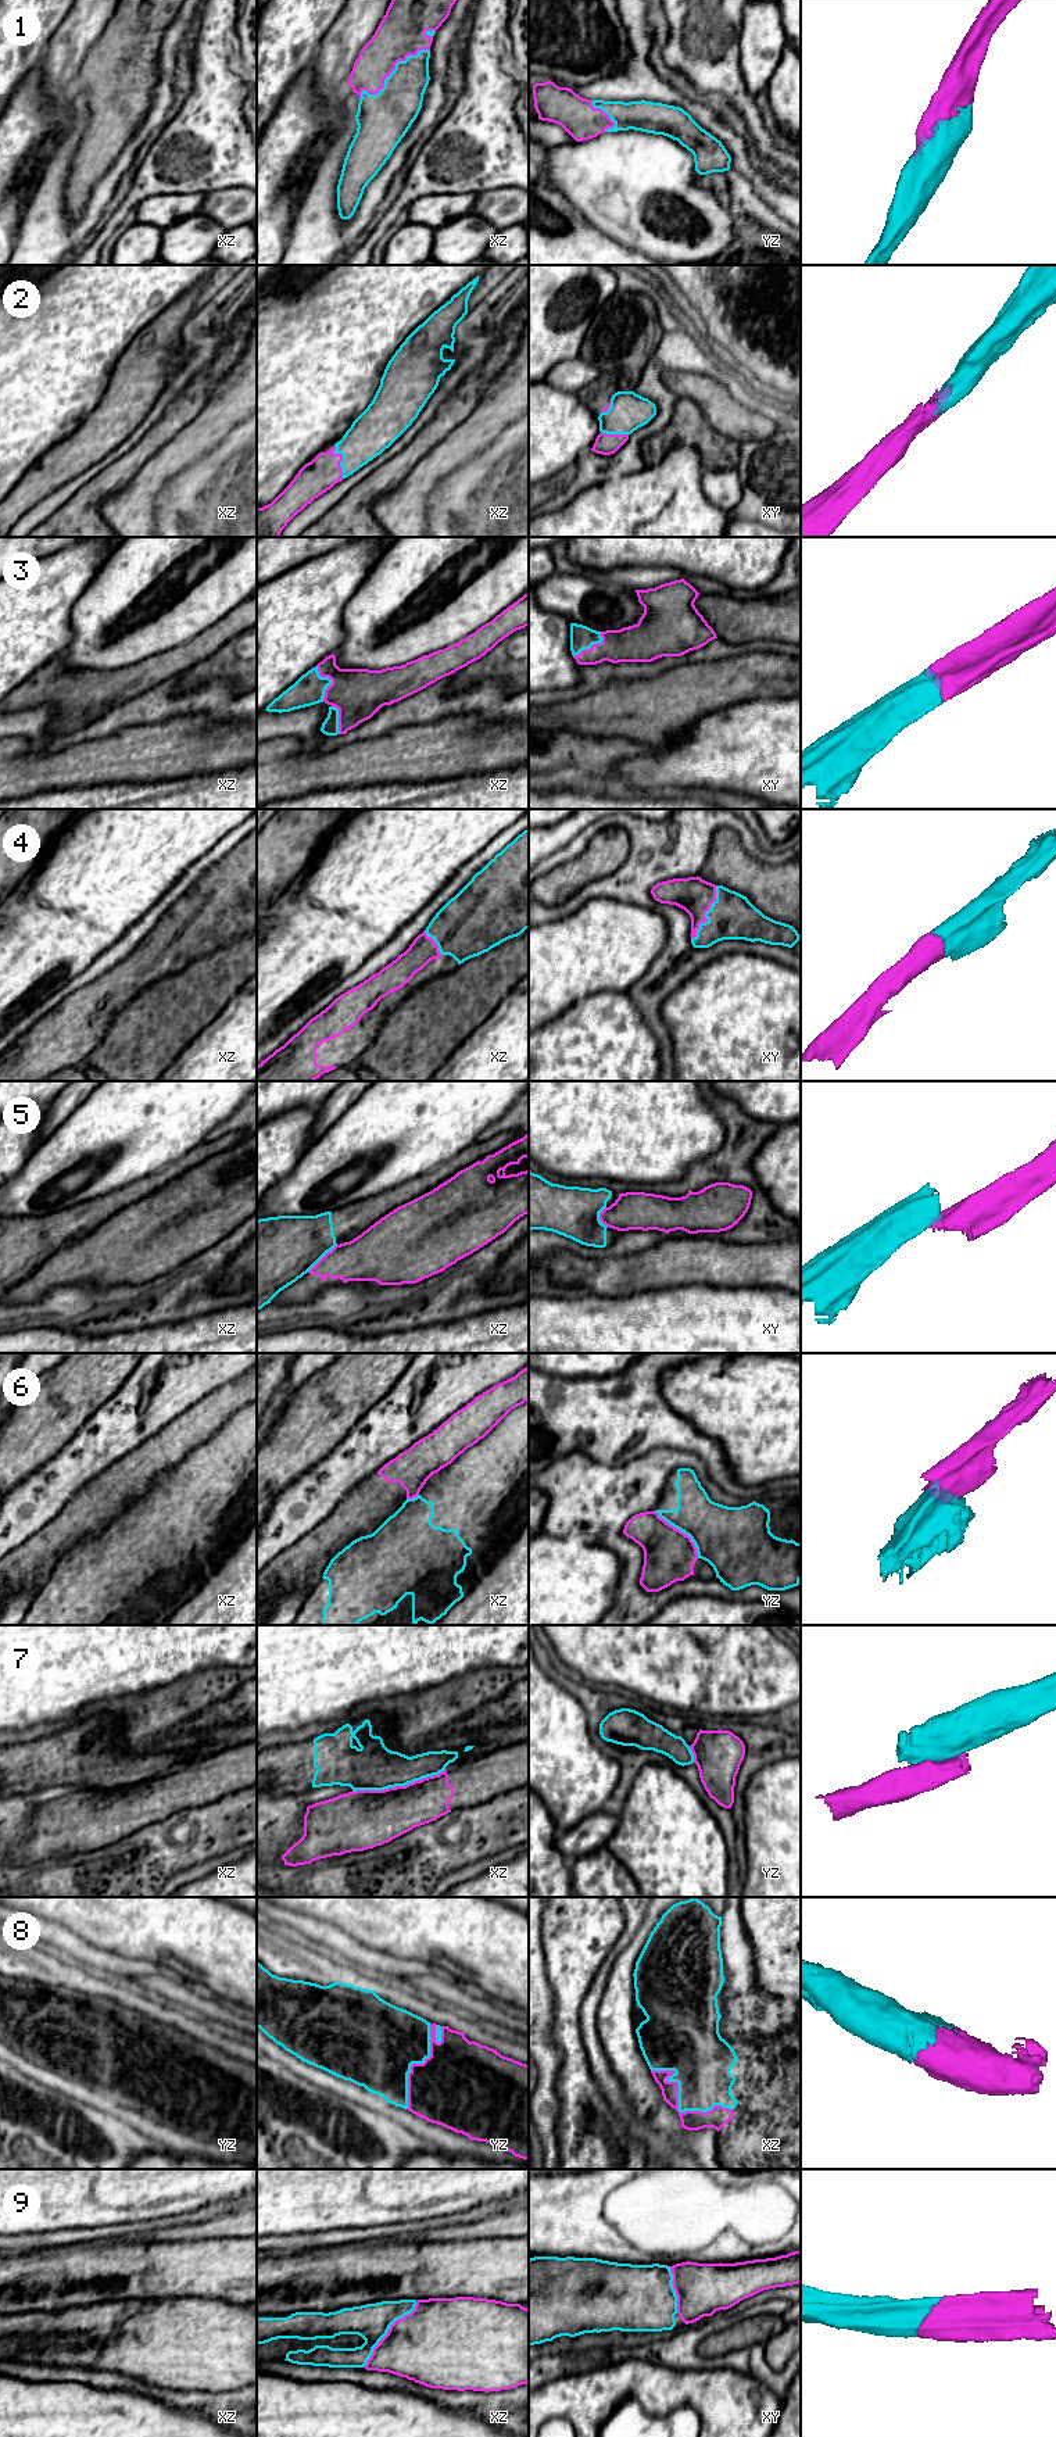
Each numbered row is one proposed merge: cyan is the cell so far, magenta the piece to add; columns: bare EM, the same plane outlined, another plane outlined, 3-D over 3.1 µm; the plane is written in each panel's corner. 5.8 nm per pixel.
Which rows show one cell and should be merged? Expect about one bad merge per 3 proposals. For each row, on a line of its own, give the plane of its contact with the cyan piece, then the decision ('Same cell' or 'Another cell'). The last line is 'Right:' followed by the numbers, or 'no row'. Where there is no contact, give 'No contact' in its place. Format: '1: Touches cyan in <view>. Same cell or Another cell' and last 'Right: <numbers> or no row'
1: Touches cyan in xz. Same cell
2: Touches cyan in xz. Same cell
3: Touches cyan in xz. Same cell
4: Touches cyan in xy. Same cell
5: Touches cyan in xz. Another cell
6: Touches cyan in yz. Another cell
7: Touches cyan in xz. Another cell
8: Touches cyan in xz. Same cell
9: Touches cyan in xz. Same cell
Right: 1, 2, 3, 4, 8, 9

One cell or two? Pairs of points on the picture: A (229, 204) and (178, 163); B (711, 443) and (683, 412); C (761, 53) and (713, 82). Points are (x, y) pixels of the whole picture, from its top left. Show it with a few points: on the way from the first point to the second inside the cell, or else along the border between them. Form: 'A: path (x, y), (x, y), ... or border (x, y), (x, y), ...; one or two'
A: border (242, 186), (206, 193); two
B: path (704, 436), (687, 419); one
C: border (740, 32), (740, 71), (743, 82), (752, 96); two

